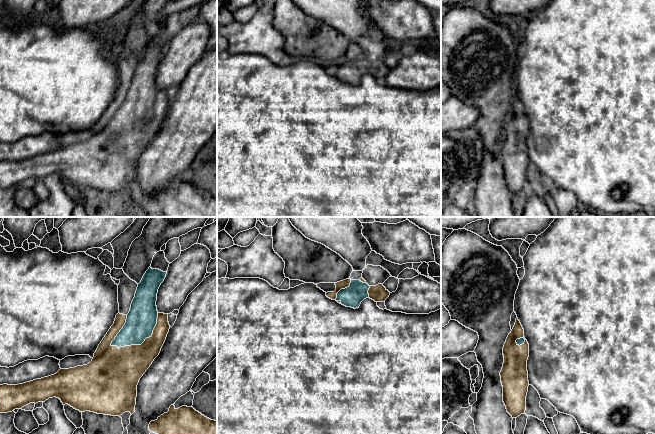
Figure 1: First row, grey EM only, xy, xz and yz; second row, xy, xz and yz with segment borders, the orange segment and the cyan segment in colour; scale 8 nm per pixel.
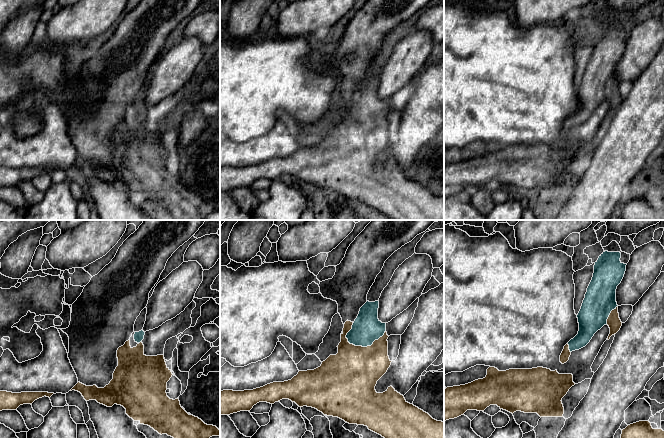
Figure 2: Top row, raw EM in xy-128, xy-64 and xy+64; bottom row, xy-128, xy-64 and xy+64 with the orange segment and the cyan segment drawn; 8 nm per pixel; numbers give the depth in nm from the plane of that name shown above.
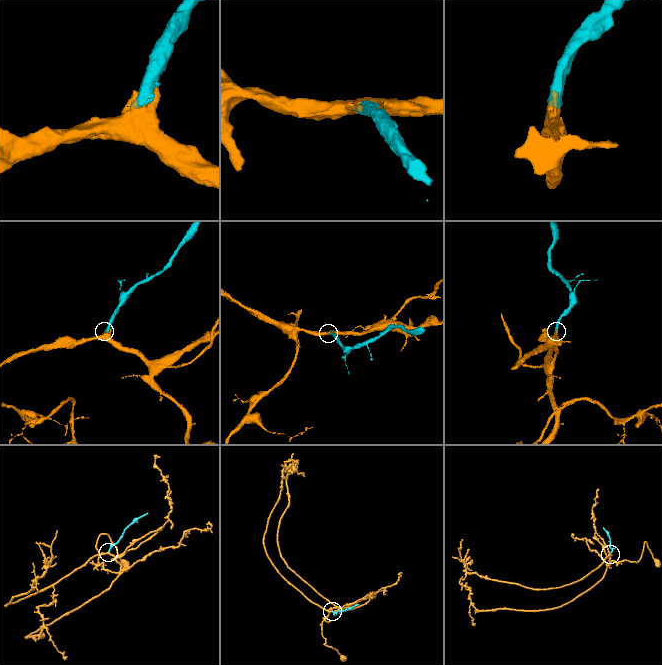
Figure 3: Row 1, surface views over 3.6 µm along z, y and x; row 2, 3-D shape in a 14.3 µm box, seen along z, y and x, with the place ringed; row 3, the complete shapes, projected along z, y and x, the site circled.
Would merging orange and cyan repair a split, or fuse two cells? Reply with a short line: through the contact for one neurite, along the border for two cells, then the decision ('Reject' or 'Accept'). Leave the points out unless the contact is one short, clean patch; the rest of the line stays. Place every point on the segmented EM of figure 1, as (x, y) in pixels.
Accept

